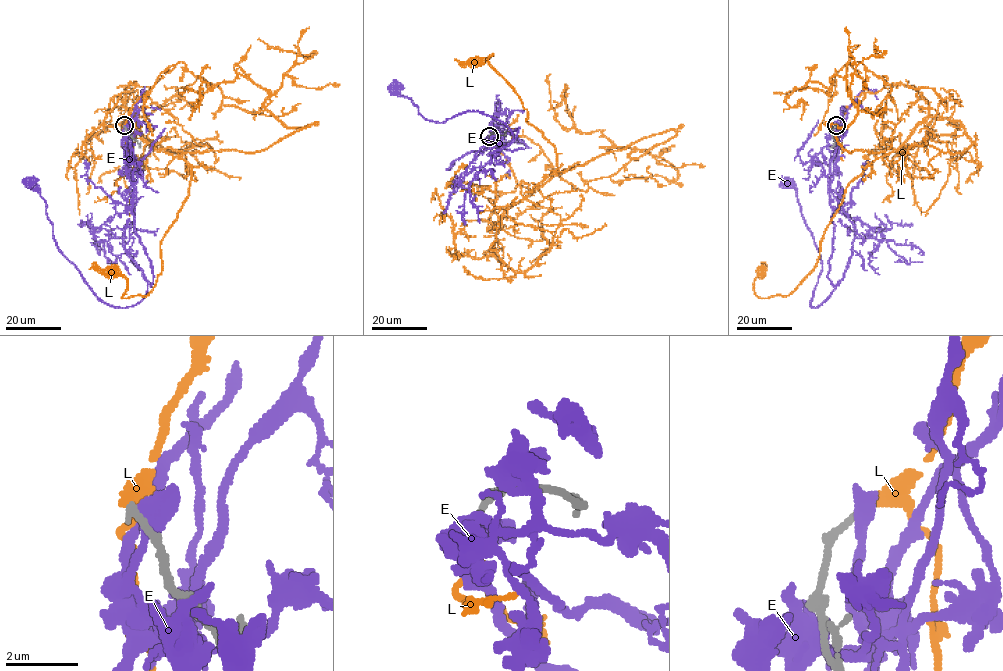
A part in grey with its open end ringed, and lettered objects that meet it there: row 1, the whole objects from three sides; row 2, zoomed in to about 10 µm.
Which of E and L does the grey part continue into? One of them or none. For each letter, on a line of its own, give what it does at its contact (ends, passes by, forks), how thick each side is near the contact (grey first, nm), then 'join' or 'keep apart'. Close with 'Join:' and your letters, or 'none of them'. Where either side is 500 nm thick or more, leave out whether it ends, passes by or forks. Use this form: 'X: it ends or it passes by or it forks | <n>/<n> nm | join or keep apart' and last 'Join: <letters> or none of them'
E: it passes by | 240/400 nm | keep apart
L: it forks | 200/260 nm | join
Join: L

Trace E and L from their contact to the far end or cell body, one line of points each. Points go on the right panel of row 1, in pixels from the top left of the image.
E: (835, 126), (827, 277), (839, 282), (817, 307), (810, 298), (821, 258), (788, 183)
L: (836, 126), (855, 96), (898, 82), (928, 104), (907, 139), (847, 186), (795, 288), (758, 297), (760, 271)

